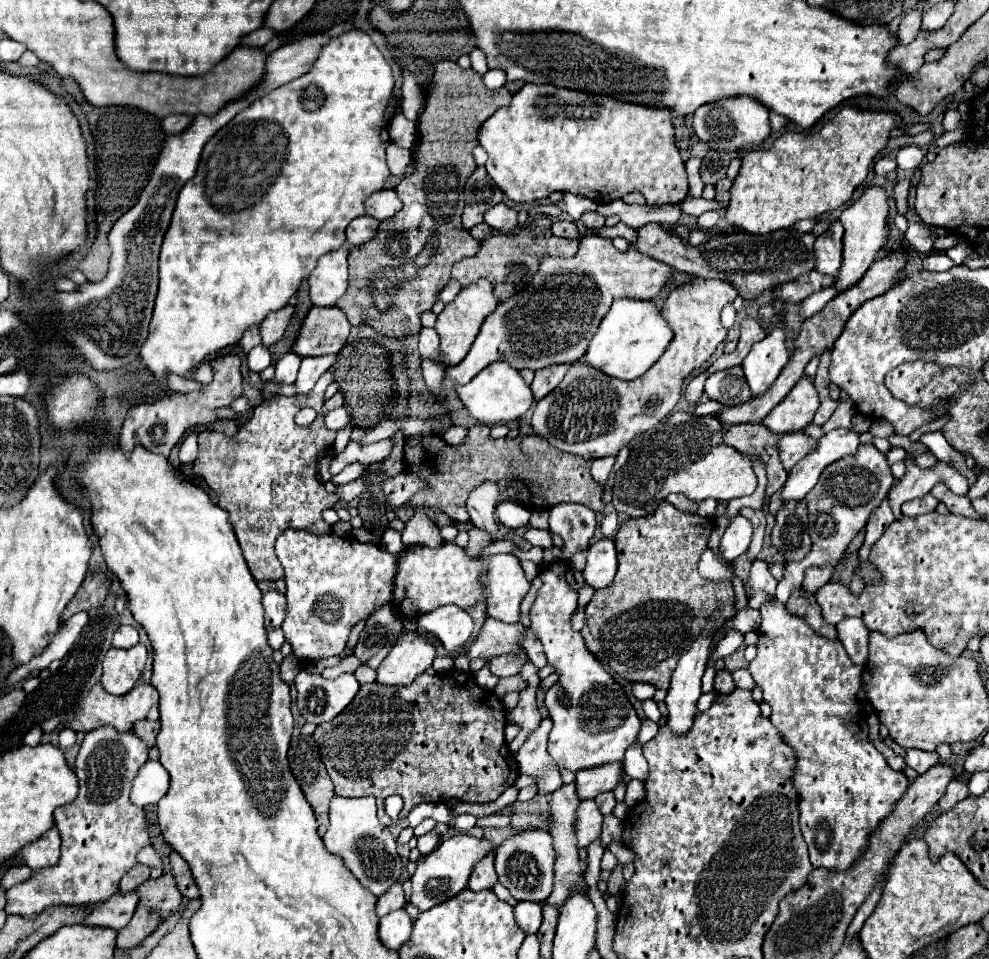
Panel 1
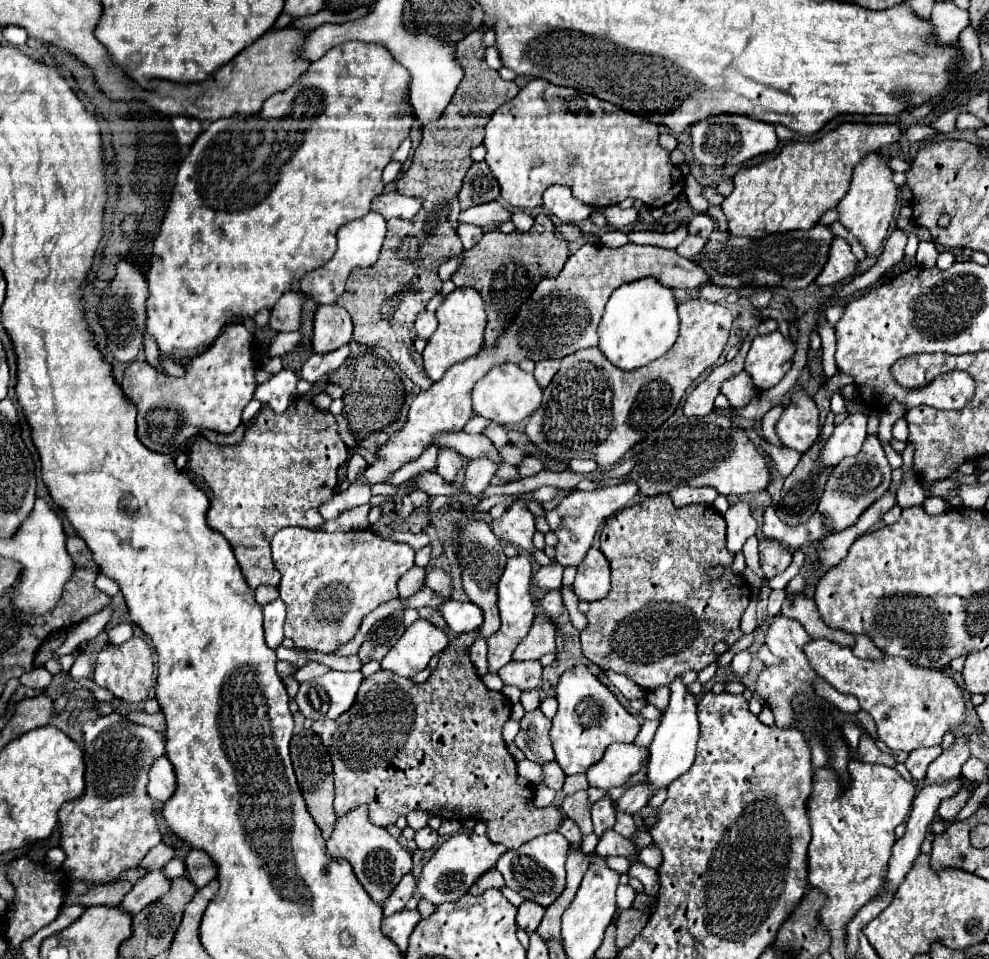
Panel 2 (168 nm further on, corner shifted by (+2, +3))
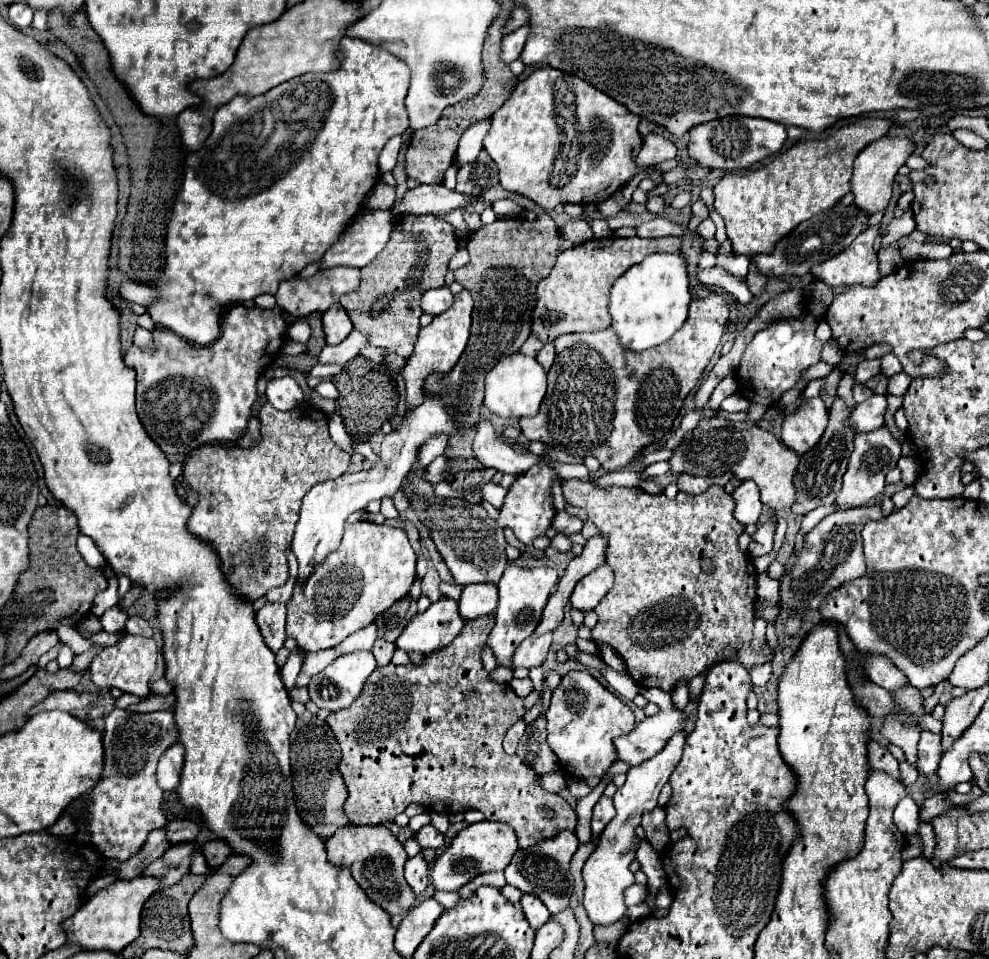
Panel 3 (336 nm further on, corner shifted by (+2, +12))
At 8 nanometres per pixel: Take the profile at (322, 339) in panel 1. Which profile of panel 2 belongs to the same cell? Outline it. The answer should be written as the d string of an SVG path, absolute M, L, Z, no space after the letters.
M319 305L313 325L313 351L331 353L351 341L351 317L339 305Z

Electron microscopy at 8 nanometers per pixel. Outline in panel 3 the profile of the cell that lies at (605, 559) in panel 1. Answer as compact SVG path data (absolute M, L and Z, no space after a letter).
M603 562L599 568L595 568L577 582L569 602L573 608L579 608L583 612L593 610L599 604L599 600L611 590L611 586L613 586L613 570L607 562Z

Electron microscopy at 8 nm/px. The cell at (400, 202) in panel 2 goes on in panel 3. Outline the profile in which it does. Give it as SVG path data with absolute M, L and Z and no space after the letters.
M417 186L413 190L407 190L407 194L401 200L395 200L391 206L391 212L395 216L399 214L443 214L453 210L463 210L477 198L459 194L455 190L439 186Z

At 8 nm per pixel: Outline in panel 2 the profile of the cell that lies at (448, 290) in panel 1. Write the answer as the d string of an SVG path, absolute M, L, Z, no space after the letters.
M457 255L457 257L445 261L445 263L439 267L439 277L441 277L441 281L451 279L451 275L461 267L461 257L463 257L463 255Z

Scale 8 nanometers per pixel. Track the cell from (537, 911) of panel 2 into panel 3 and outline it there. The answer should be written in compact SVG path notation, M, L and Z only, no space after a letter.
M523 894L523 898L521 898L521 908L523 908L523 914L525 914L525 918L527 918L527 922L537 930L537 928L541 928L547 920L549 920L549 910L545 908L545 904L537 898L537 896L533 896L533 894Z

